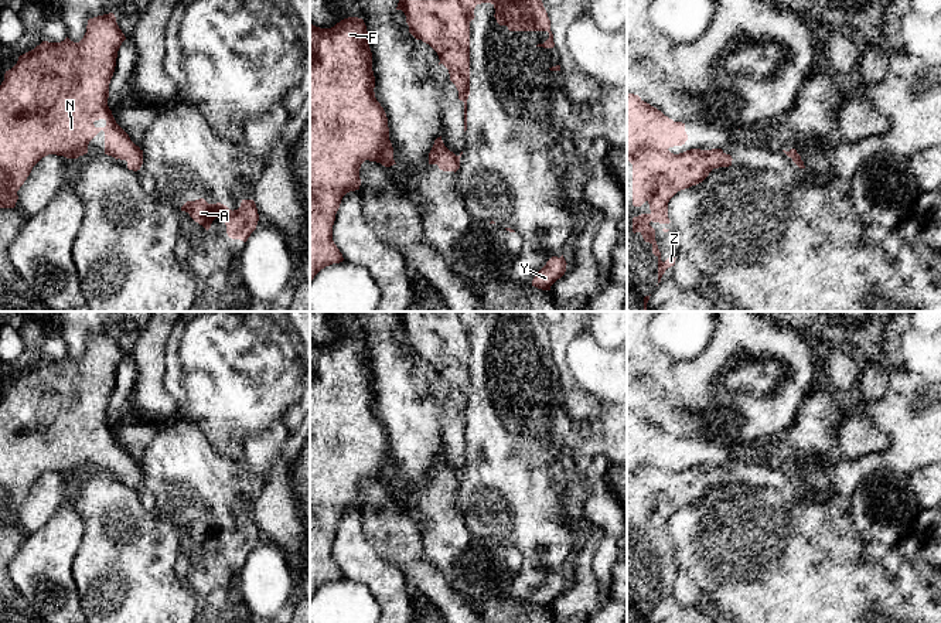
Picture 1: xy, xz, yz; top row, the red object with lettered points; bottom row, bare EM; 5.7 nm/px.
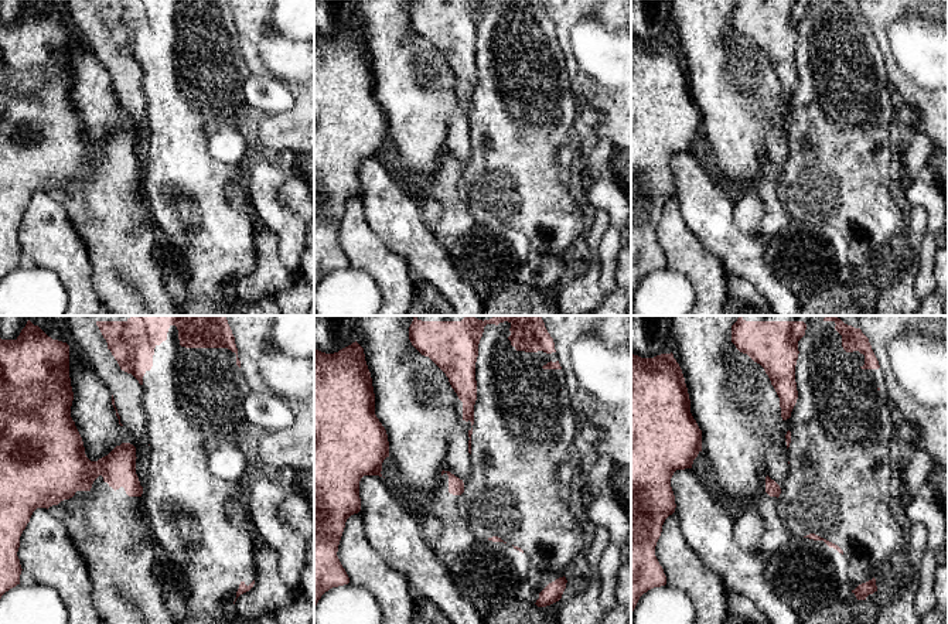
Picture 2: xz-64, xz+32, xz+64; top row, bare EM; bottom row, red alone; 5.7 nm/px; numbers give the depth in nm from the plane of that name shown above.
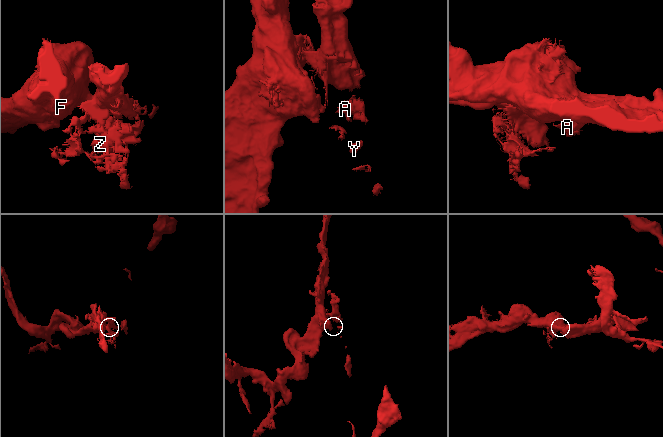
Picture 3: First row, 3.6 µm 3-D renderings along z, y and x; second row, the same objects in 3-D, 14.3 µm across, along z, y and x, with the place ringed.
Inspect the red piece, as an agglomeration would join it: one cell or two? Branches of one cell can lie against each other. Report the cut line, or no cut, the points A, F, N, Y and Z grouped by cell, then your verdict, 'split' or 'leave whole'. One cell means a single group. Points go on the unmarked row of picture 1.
xz (456, 473), (459, 480) | A Y Z / F N | split

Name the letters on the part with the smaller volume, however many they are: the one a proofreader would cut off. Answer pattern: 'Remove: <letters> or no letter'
Remove: A, Y, Z

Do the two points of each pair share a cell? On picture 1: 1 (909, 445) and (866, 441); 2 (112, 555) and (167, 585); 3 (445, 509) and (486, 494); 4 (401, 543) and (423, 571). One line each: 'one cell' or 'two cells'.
1: two cells
2: one cell
3: two cells
4: one cell

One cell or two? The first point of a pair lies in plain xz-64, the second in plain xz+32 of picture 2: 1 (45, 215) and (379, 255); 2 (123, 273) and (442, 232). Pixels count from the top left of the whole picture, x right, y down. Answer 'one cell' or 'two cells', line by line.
1: one cell
2: one cell

